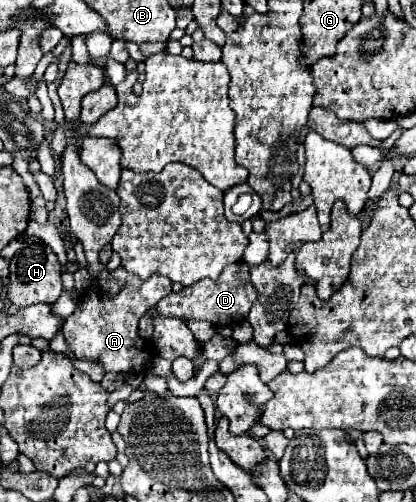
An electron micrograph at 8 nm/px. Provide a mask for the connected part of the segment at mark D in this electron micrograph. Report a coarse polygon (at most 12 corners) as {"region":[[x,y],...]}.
{"region":[[236,262],[216,280],[170,292],[162,316],[230,326],[256,300],[250,266]]}

